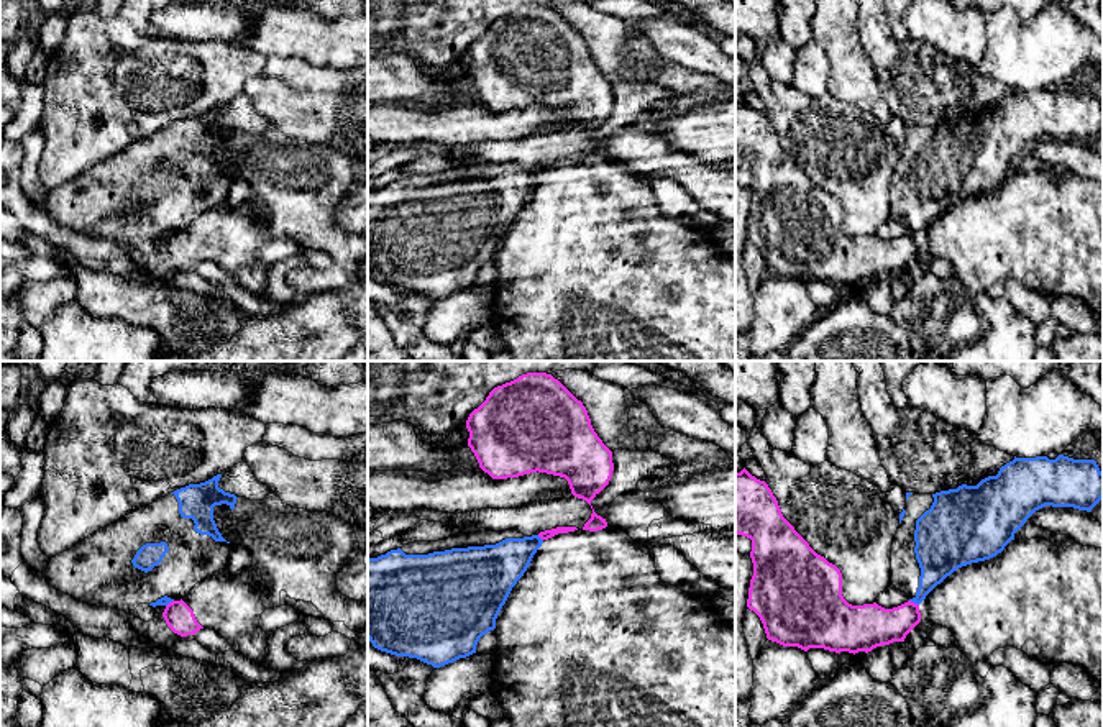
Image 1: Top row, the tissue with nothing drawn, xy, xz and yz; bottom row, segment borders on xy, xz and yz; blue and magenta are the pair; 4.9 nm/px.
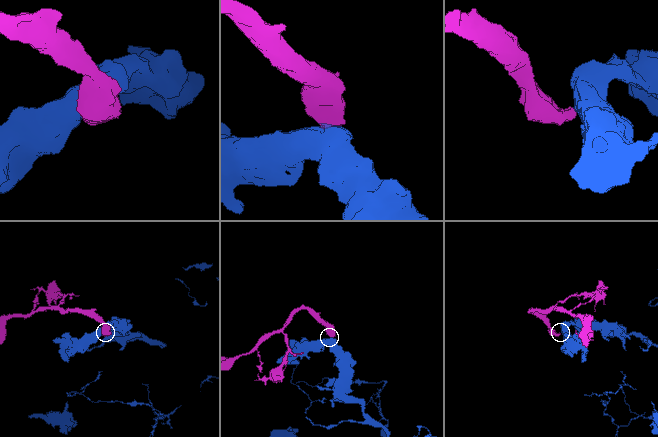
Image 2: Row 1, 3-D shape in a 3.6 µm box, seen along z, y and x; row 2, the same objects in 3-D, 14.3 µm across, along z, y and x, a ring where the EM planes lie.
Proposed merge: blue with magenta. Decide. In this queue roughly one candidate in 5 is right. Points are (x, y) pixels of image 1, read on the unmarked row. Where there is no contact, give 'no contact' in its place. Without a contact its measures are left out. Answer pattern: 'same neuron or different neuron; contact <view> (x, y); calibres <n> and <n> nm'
different neuron; contact yz (915, 235); calibres 200 and 220 nm

